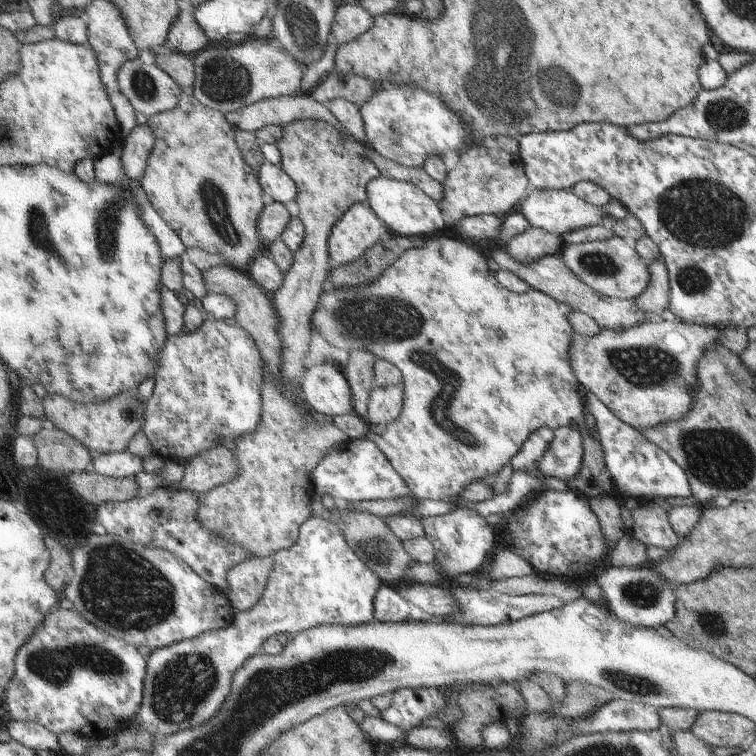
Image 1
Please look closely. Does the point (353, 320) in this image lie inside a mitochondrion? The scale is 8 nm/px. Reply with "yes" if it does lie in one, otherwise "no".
yes

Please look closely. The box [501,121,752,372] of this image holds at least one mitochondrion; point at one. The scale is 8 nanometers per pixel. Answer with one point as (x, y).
(701, 212)

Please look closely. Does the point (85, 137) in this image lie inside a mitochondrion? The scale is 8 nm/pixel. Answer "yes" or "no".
no

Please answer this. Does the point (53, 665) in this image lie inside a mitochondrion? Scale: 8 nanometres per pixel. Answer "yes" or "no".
yes

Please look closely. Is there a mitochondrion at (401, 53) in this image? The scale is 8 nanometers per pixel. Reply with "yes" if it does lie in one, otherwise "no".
no

